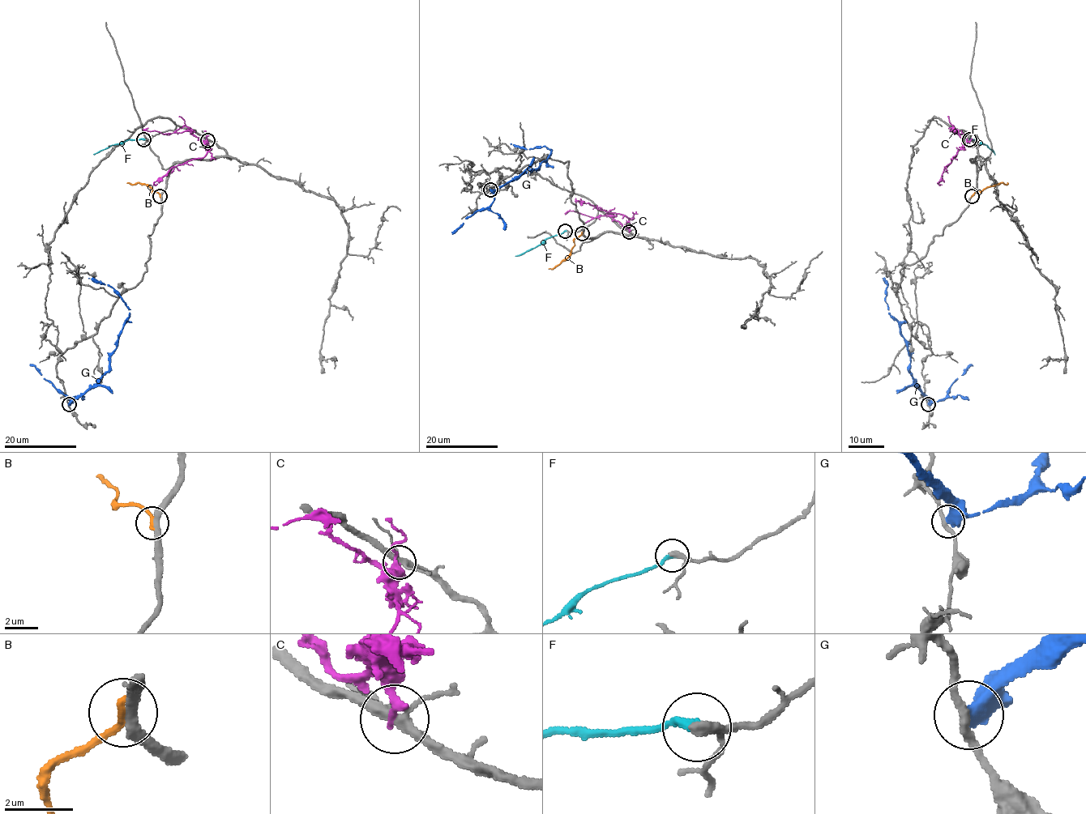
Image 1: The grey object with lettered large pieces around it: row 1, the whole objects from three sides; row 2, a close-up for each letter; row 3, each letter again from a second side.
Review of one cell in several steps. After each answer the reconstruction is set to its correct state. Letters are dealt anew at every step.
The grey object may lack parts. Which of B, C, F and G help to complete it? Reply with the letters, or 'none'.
F

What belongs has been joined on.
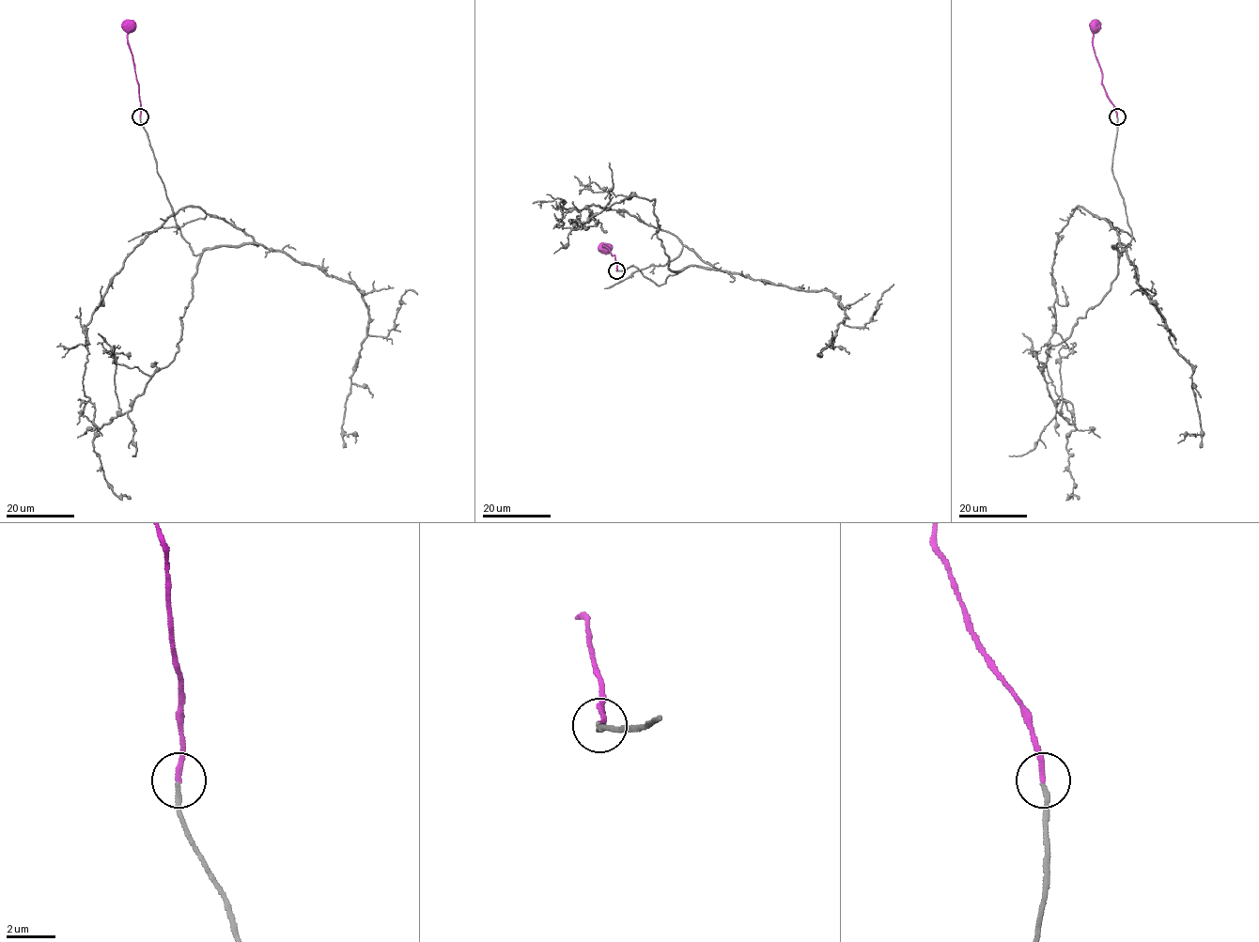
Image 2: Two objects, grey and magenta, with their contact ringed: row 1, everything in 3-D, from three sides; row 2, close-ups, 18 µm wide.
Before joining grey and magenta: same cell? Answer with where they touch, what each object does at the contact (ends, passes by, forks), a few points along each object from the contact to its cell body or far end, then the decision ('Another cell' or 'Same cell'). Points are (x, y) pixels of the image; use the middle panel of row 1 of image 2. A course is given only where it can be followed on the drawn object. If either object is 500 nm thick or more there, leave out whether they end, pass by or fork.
Place: (616, 270). At the ring grey ends. At the ring magenta ends. Course of grey: (616, 270), (633, 265), (658, 285), (691, 266), (729, 272), (627, 212), (559, 202), (562, 211), (578, 212). Course of magenta: (616, 270), (615, 258), (603, 246), (609, 246), (607, 248). Same cell

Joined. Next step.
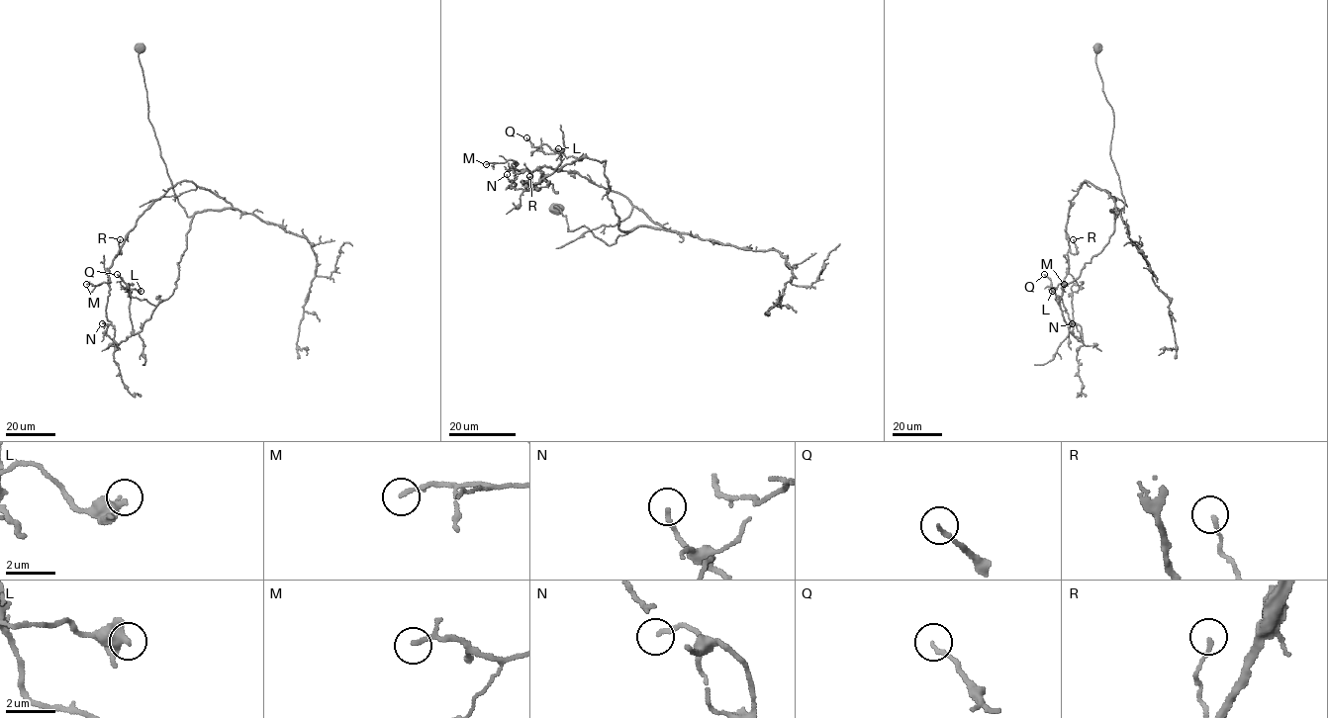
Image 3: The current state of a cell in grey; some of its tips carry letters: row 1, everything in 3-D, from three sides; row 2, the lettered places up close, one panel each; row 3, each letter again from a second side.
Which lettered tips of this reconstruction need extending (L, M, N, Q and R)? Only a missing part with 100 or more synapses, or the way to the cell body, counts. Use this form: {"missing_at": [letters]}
{"missing_at": []}

